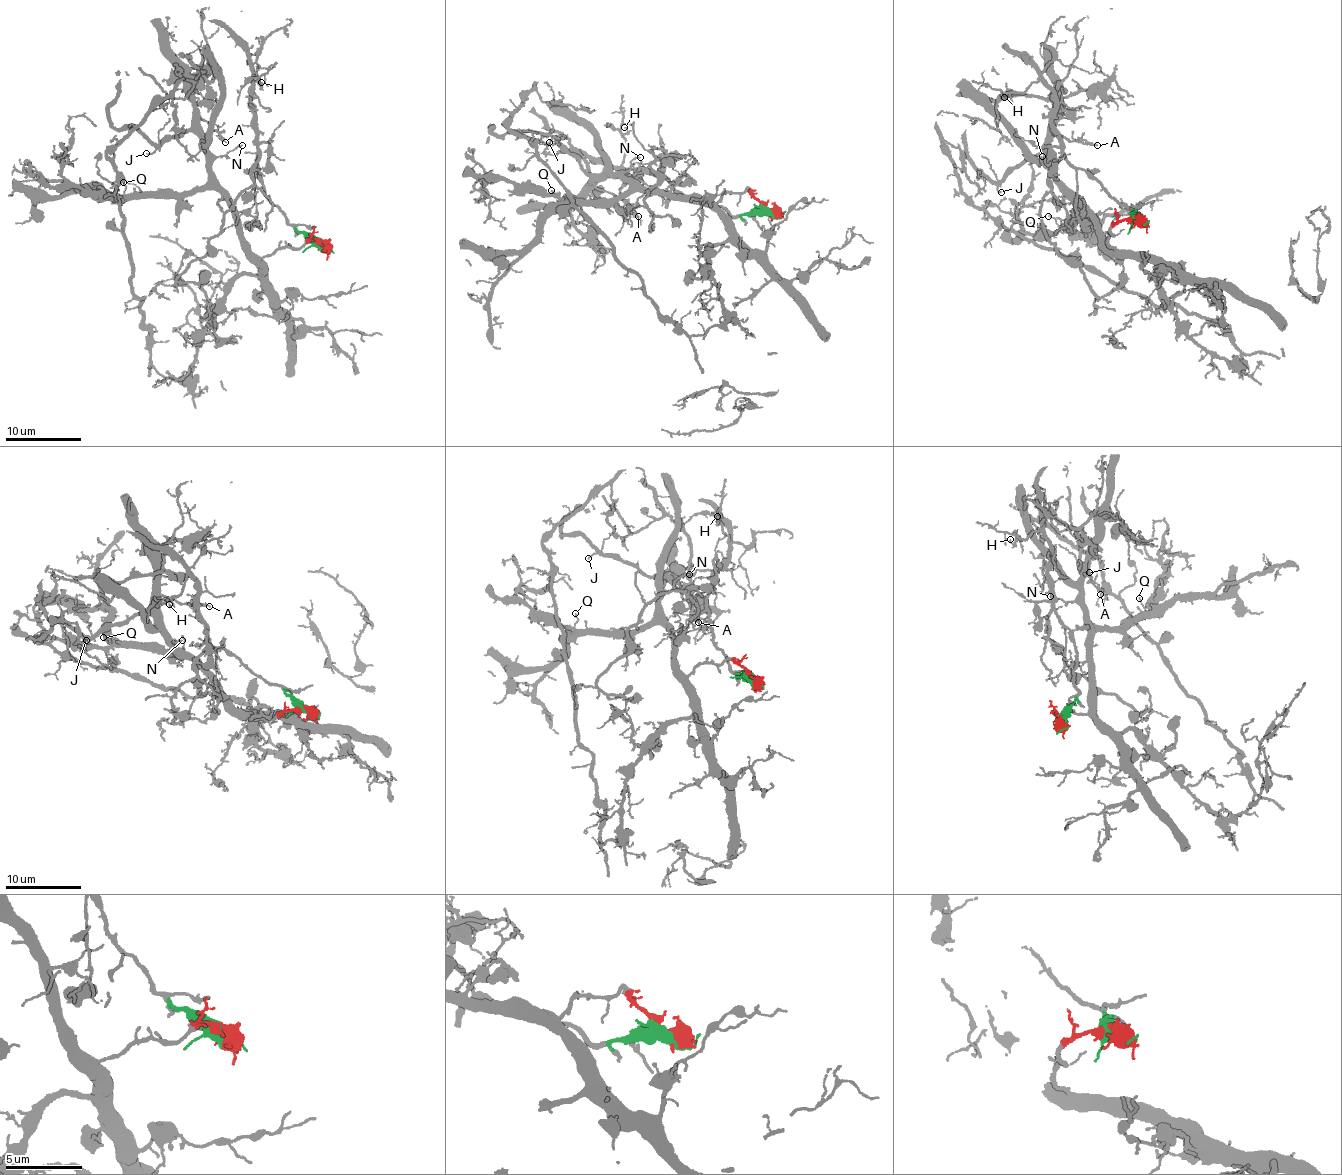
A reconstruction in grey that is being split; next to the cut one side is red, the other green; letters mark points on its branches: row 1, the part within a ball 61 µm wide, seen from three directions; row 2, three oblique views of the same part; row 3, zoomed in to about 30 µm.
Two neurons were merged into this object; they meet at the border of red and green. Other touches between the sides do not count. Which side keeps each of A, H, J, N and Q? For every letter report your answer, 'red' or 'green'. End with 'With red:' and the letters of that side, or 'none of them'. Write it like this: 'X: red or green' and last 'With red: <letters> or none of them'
A: red
H: green
J: red
N: red
Q: red
With red: A, J, N, Q

